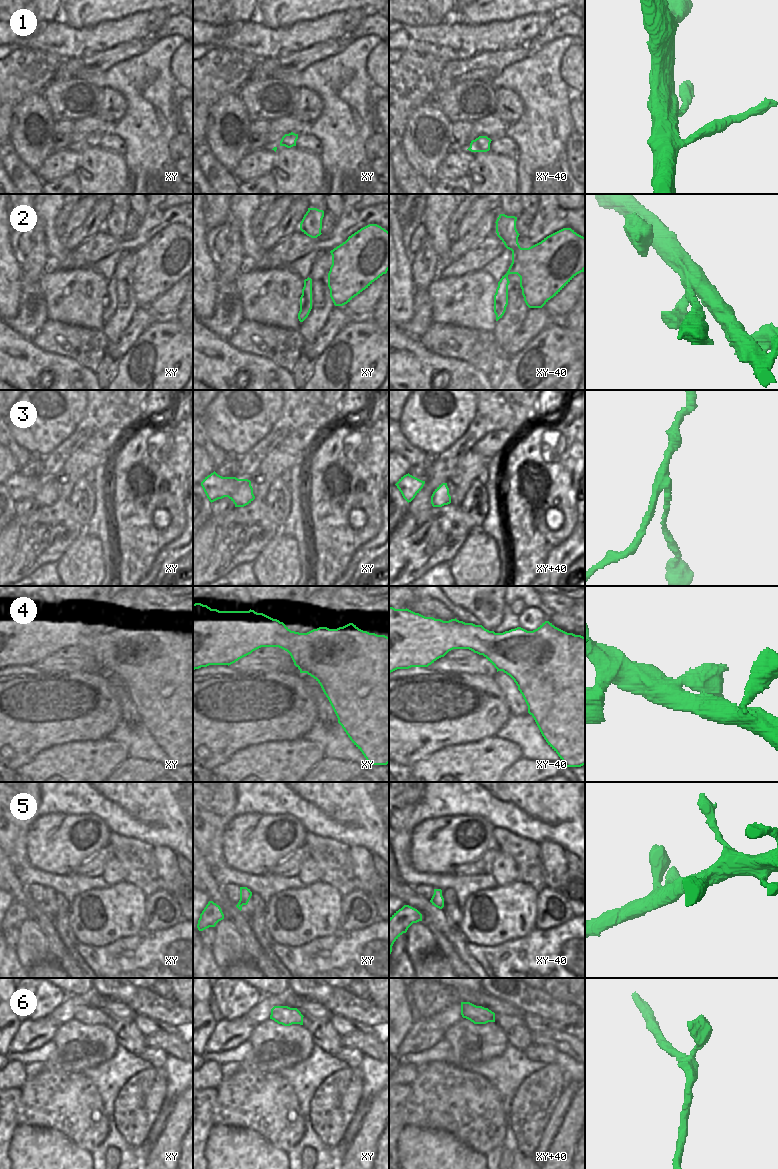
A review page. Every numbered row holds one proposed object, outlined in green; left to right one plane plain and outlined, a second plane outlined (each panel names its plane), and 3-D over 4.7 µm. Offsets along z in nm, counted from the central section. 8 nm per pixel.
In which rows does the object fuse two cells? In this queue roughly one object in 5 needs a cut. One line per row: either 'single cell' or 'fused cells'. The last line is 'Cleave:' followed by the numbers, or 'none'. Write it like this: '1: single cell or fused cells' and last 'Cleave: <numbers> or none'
1: single cell
2: single cell
3: single cell
4: single cell
5: single cell
6: single cell
Cleave: none

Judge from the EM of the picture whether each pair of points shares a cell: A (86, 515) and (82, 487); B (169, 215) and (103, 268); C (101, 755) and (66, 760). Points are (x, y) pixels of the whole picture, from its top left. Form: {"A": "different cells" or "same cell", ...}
{"A": "same cell", "B": "different cells", "C": "same cell"}

